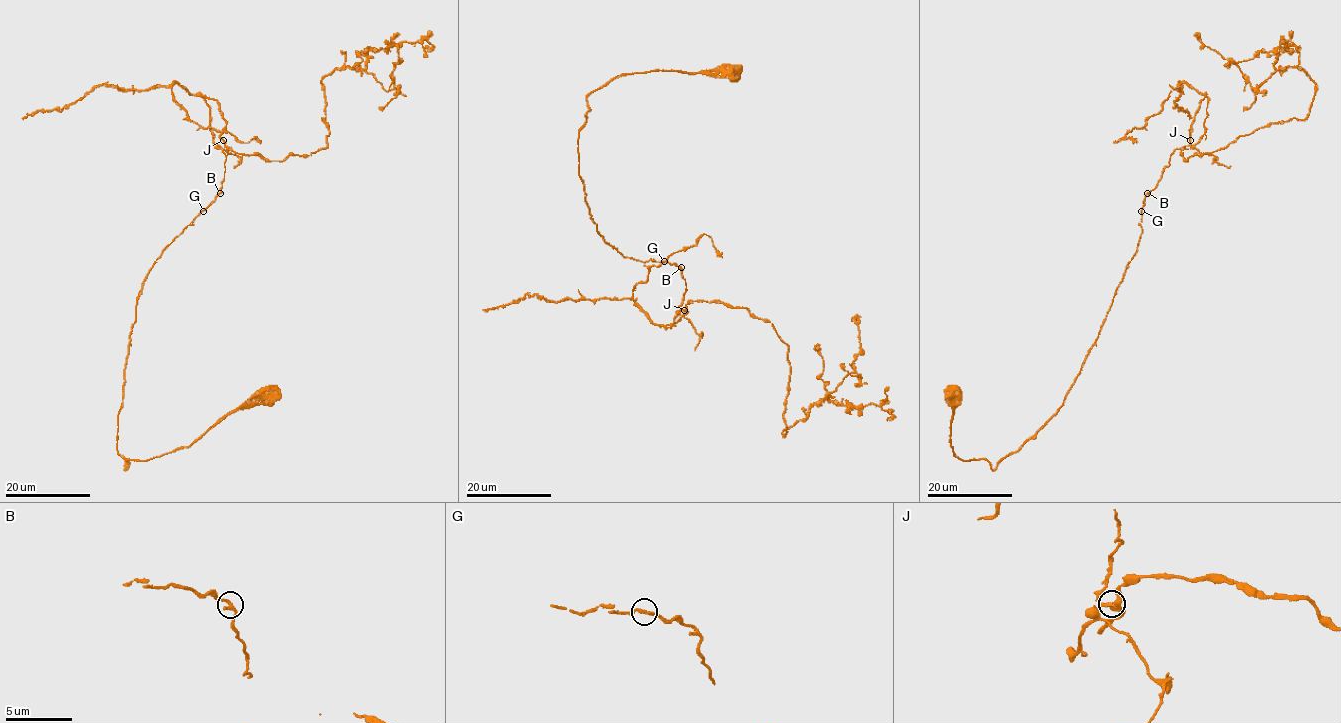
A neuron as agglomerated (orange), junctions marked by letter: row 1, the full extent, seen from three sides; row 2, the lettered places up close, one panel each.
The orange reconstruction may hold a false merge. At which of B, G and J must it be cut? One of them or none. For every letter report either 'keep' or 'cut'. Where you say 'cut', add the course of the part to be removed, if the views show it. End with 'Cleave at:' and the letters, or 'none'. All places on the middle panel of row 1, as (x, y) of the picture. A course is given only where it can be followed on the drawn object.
B: keep
G: keep
J: keep
Cleave at: none

